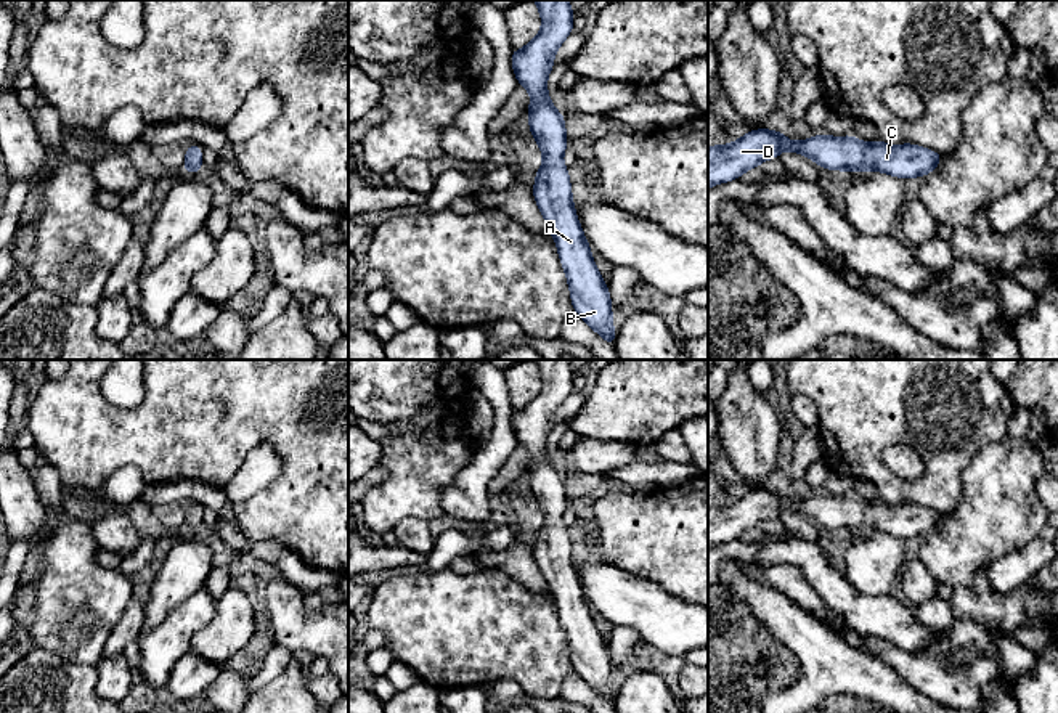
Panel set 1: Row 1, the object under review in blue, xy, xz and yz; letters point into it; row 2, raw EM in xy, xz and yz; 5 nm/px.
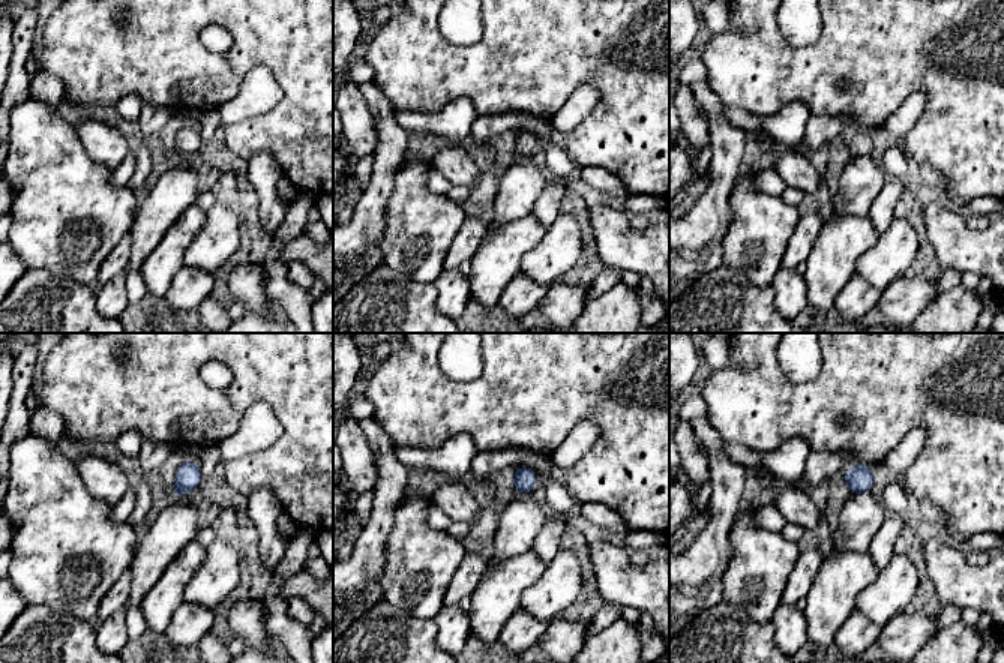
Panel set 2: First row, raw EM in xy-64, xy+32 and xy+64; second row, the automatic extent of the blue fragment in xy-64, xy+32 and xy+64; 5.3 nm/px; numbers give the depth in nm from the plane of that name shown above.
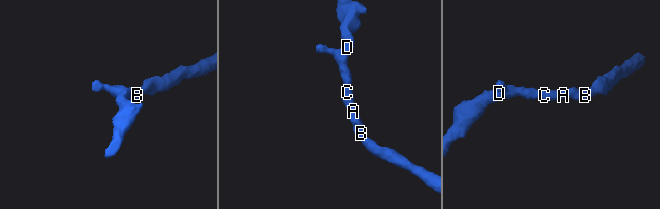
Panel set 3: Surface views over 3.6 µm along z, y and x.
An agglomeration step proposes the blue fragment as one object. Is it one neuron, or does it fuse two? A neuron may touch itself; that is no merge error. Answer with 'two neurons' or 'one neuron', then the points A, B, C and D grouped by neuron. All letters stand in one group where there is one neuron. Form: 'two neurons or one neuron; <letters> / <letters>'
one neuron; A B C D

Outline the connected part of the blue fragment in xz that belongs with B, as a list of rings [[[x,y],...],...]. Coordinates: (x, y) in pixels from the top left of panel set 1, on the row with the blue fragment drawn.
[[[533,0],[543,27],[523,48],[512,50],[511,64],[519,85],[531,95],[528,106],[530,132],[539,145],[544,162],[536,169],[533,198],[546,220],[565,270],[573,312],[578,313],[612,347],[616,329],[612,326],[612,302],[591,255],[572,199],[568,170],[562,156],[568,145],[565,119],[551,103],[546,80],[554,55],[572,34],[575,14],[568,0]]]

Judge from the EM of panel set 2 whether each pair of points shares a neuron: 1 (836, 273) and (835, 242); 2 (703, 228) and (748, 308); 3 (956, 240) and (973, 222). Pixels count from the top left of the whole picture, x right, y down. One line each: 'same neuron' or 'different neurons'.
1: same neuron
2: different neurons
3: different neurons

